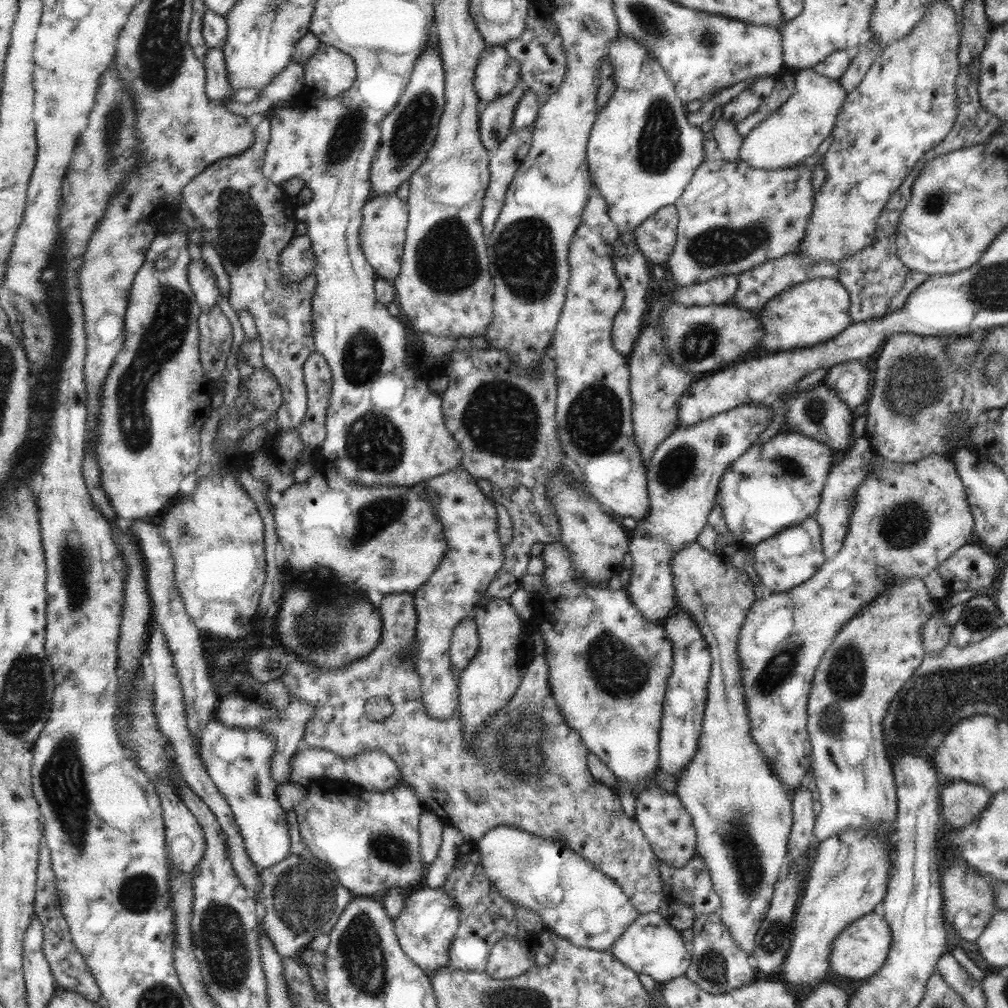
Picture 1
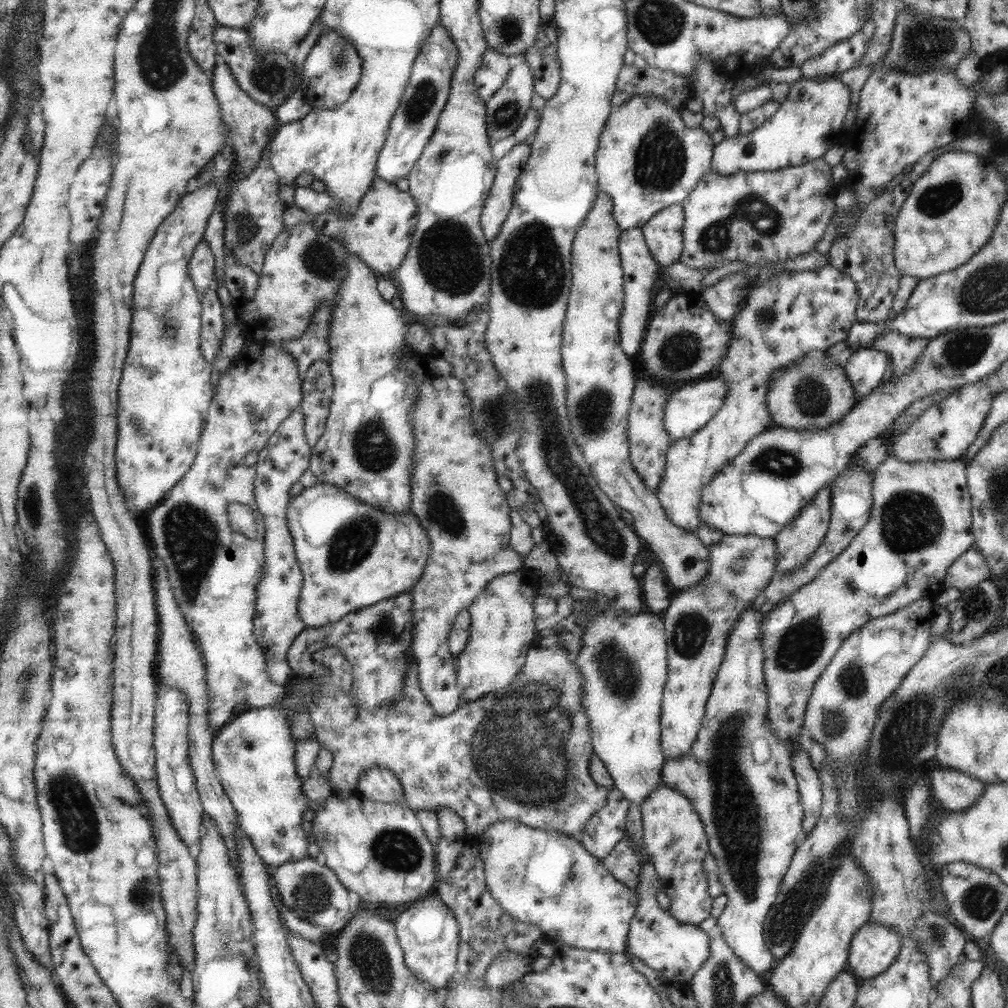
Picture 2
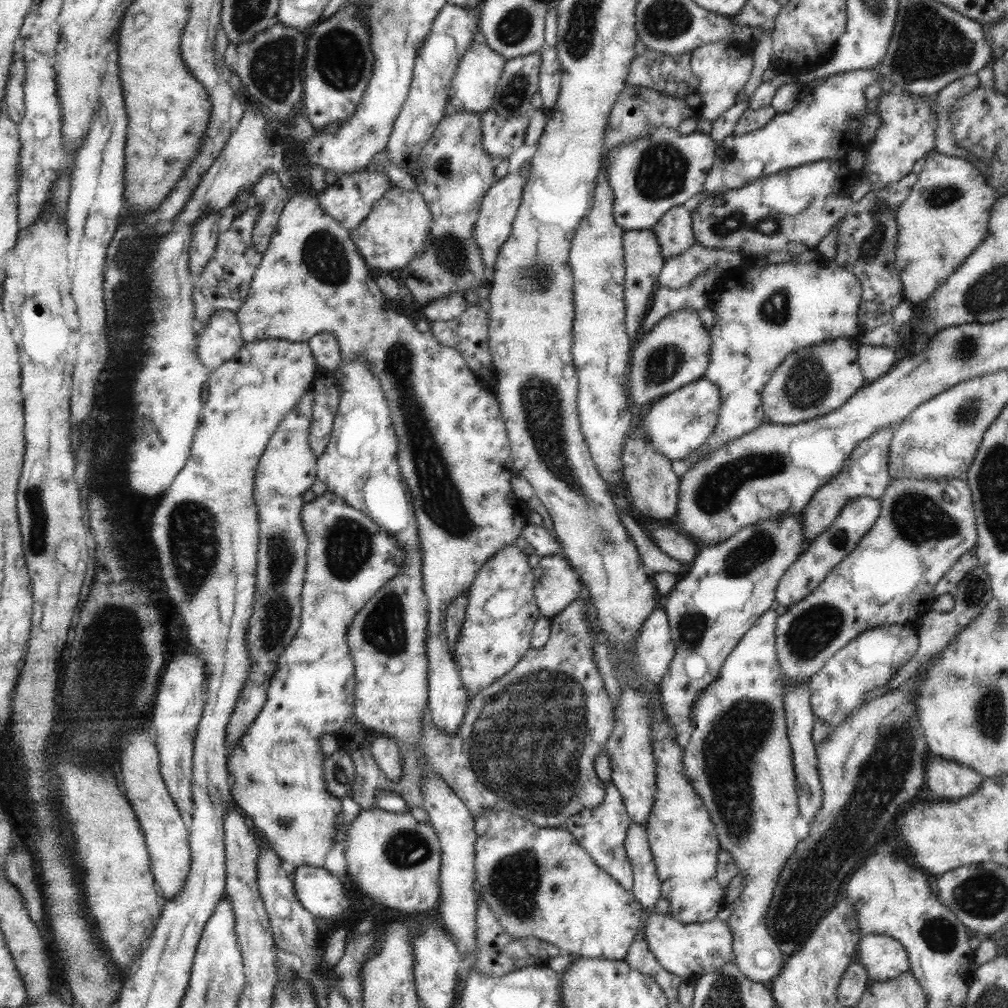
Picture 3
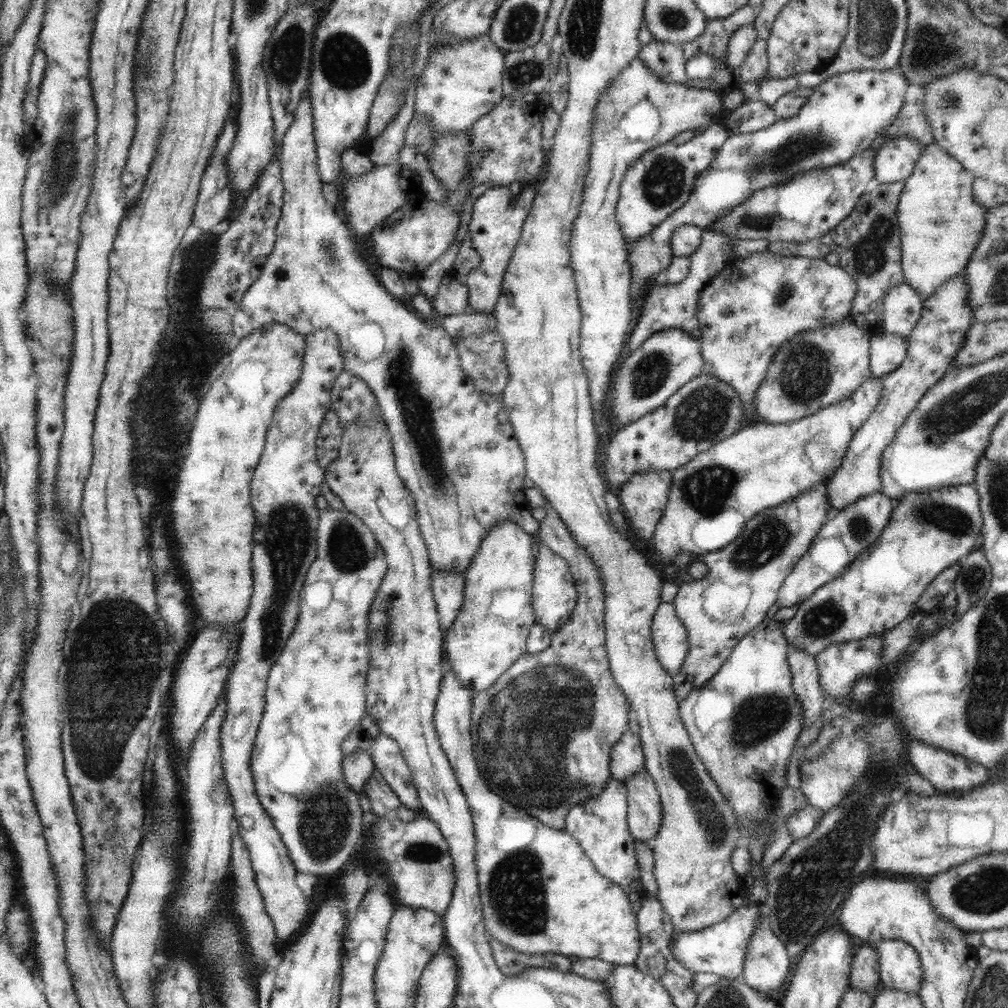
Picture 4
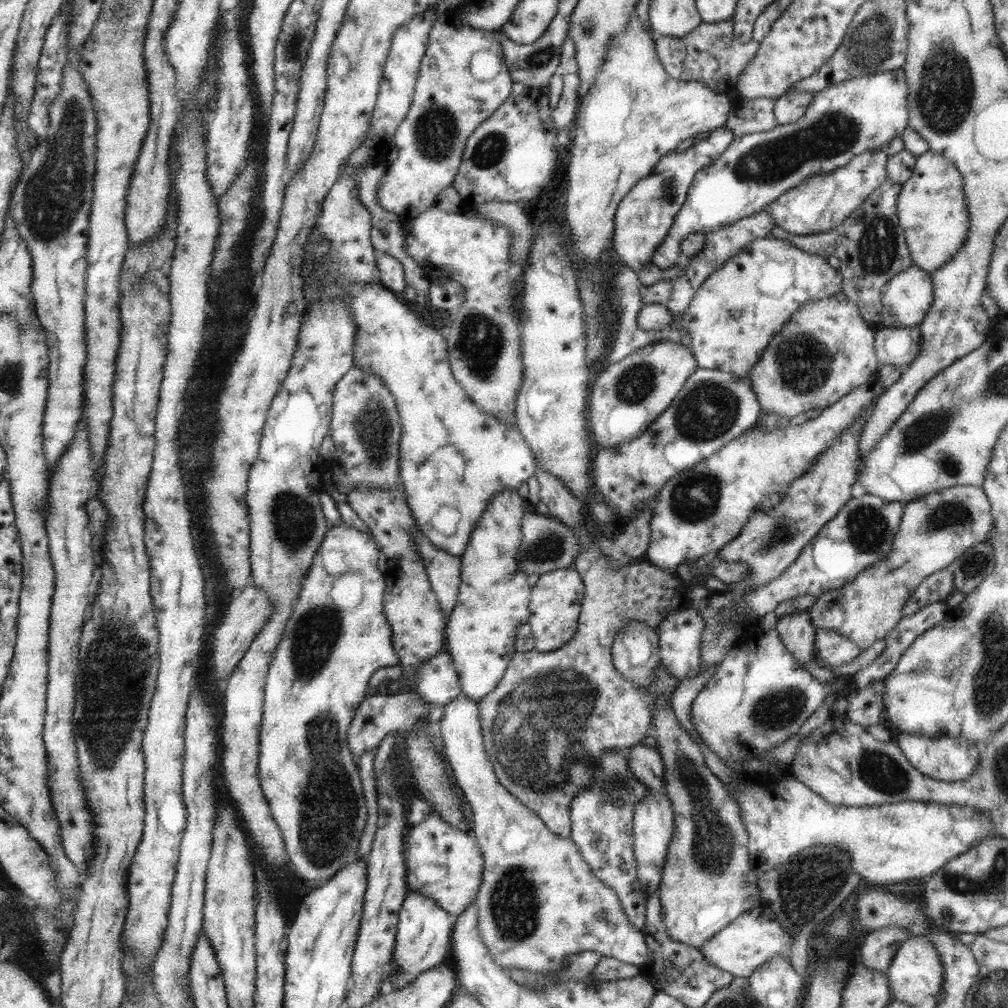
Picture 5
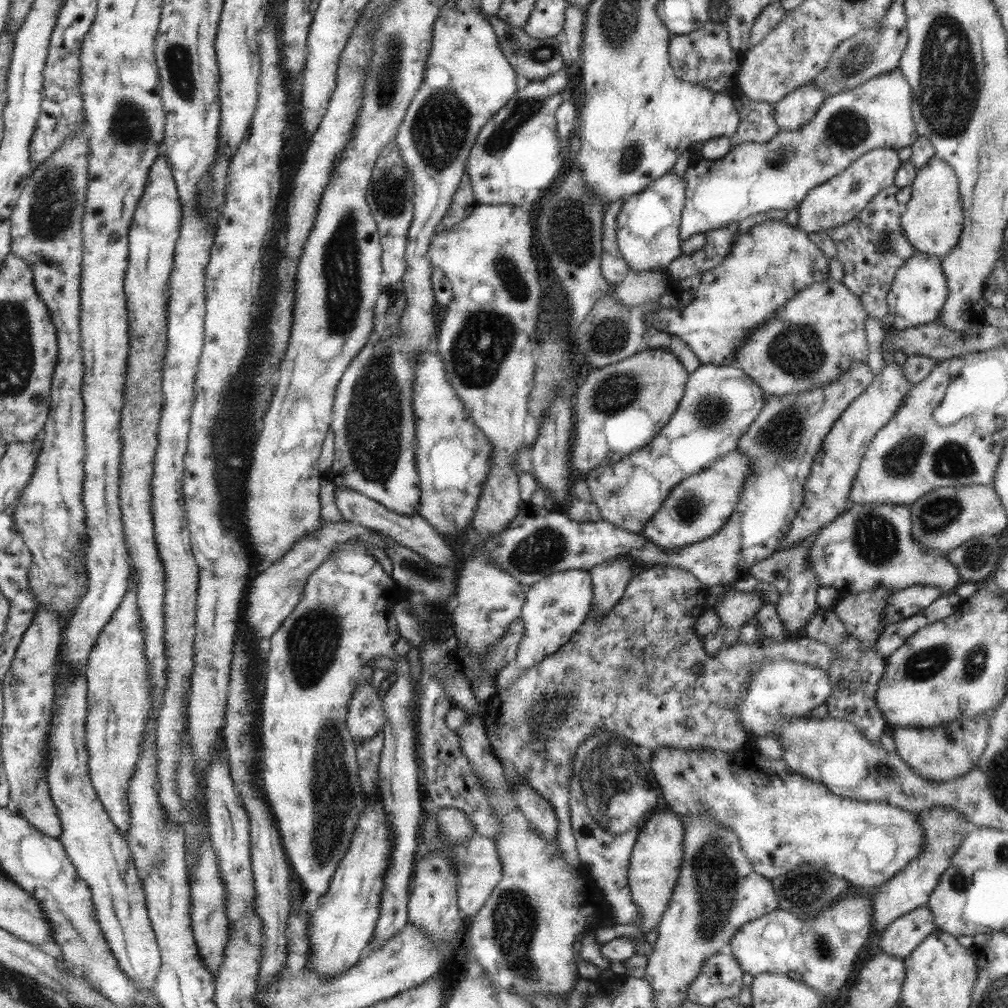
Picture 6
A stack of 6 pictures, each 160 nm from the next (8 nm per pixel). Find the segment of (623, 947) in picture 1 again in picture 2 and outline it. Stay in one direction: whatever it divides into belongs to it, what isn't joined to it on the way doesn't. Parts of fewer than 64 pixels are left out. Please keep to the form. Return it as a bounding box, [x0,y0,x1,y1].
[625,858,710,983]

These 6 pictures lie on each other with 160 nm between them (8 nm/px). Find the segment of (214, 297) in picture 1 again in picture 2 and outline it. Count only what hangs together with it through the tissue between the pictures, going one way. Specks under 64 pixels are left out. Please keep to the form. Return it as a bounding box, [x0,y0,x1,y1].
[187,238,215,297]

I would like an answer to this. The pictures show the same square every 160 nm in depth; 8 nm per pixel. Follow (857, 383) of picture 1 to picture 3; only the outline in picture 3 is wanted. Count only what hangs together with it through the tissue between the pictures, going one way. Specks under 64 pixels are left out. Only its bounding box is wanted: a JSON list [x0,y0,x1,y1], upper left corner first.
[858,345,898,383]

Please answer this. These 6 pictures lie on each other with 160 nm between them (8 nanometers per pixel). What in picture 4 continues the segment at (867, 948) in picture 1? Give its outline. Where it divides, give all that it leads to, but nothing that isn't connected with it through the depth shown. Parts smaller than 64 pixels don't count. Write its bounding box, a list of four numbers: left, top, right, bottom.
[874,939,923,994]

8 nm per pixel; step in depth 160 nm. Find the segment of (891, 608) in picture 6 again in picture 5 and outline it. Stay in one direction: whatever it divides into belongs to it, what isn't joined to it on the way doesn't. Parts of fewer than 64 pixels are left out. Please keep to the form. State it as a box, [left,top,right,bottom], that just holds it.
[903,570,955,617]

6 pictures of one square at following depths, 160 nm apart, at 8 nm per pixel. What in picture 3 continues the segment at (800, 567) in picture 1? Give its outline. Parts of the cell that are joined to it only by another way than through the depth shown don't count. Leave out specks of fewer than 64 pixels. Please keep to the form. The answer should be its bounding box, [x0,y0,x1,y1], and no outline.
[801,423,898,544]

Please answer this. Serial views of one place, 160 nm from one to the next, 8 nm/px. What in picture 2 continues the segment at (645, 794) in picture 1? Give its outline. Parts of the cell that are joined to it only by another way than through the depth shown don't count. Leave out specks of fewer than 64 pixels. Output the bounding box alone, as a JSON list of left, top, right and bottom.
[639,784,713,925]

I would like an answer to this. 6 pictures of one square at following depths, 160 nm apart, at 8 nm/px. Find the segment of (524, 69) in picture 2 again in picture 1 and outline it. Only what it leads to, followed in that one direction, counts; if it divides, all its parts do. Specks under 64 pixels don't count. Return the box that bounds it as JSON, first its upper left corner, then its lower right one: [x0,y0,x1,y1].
[479,78,526,151]

